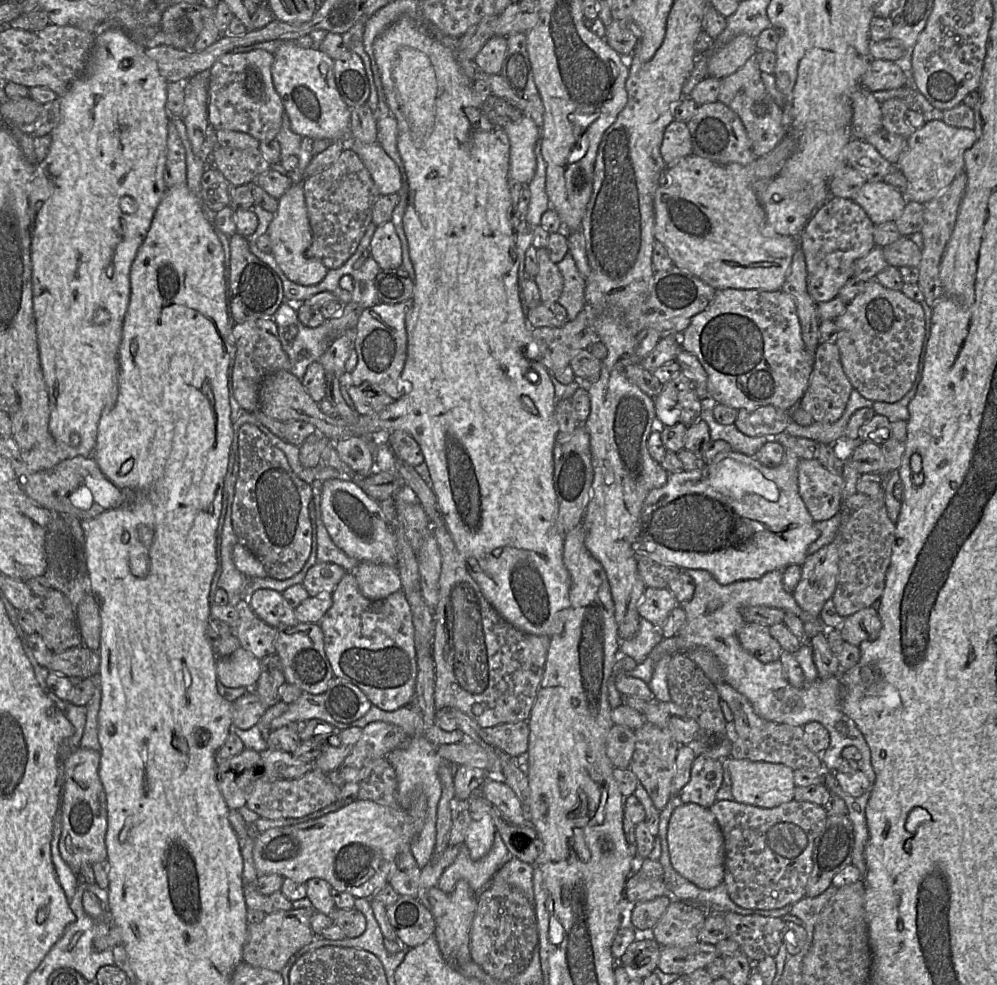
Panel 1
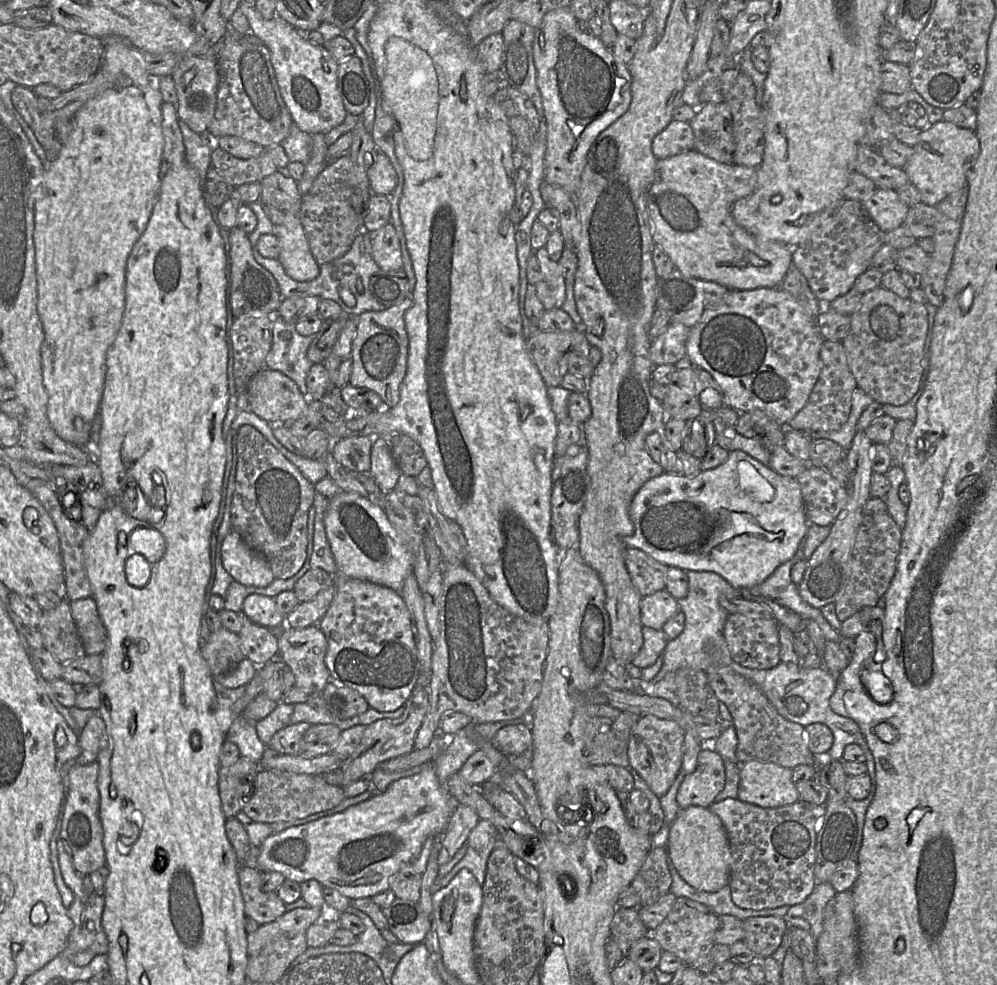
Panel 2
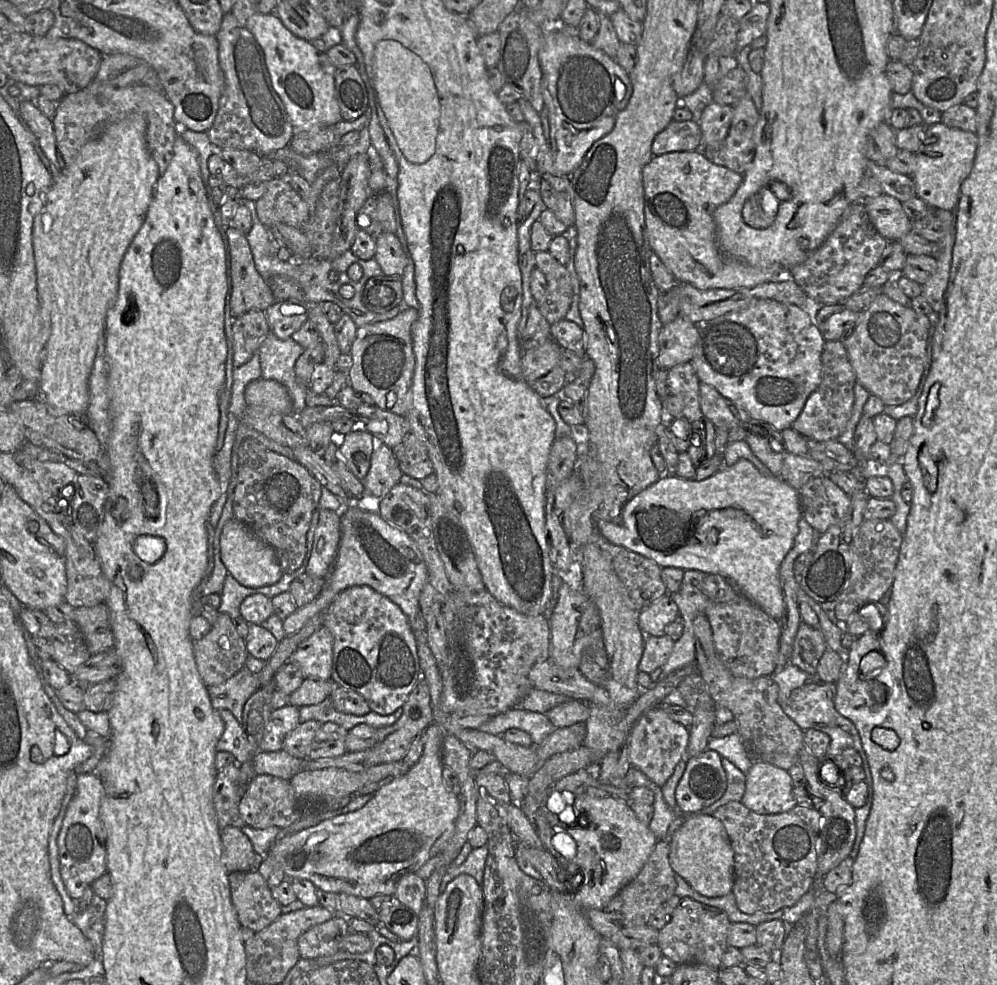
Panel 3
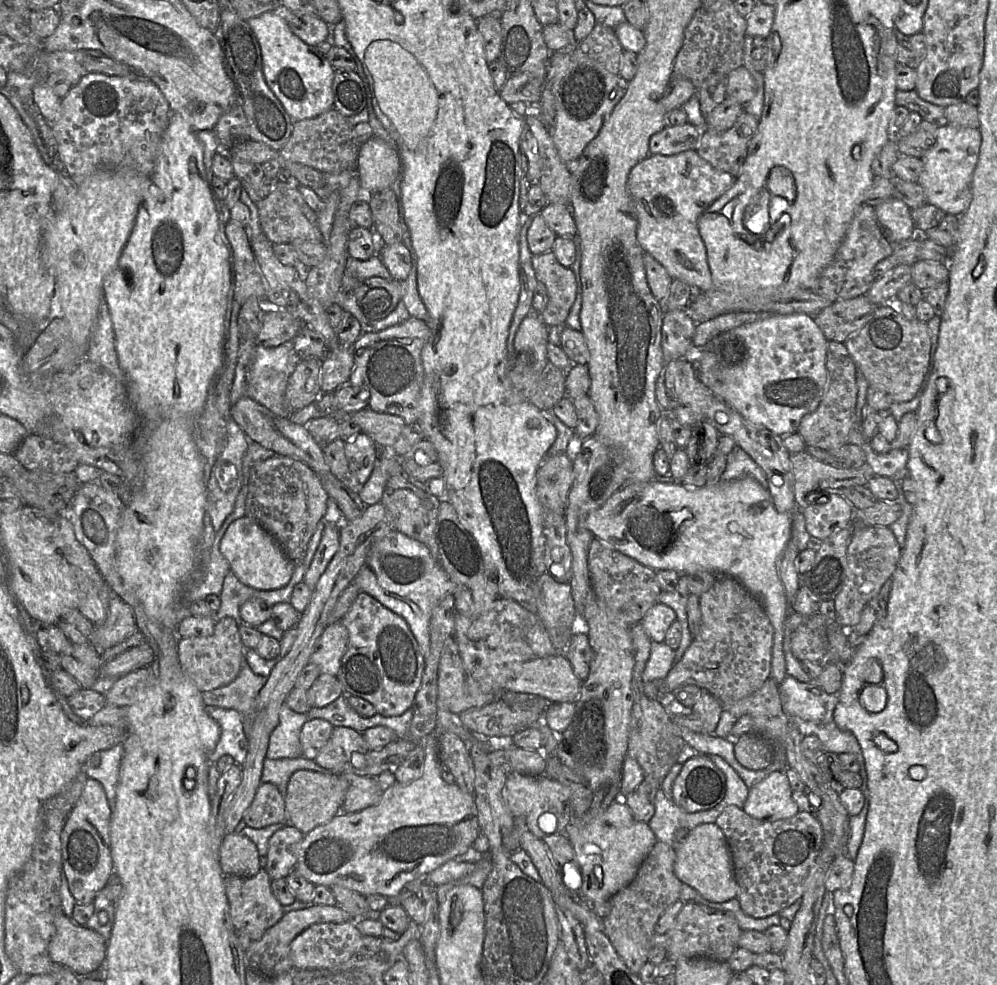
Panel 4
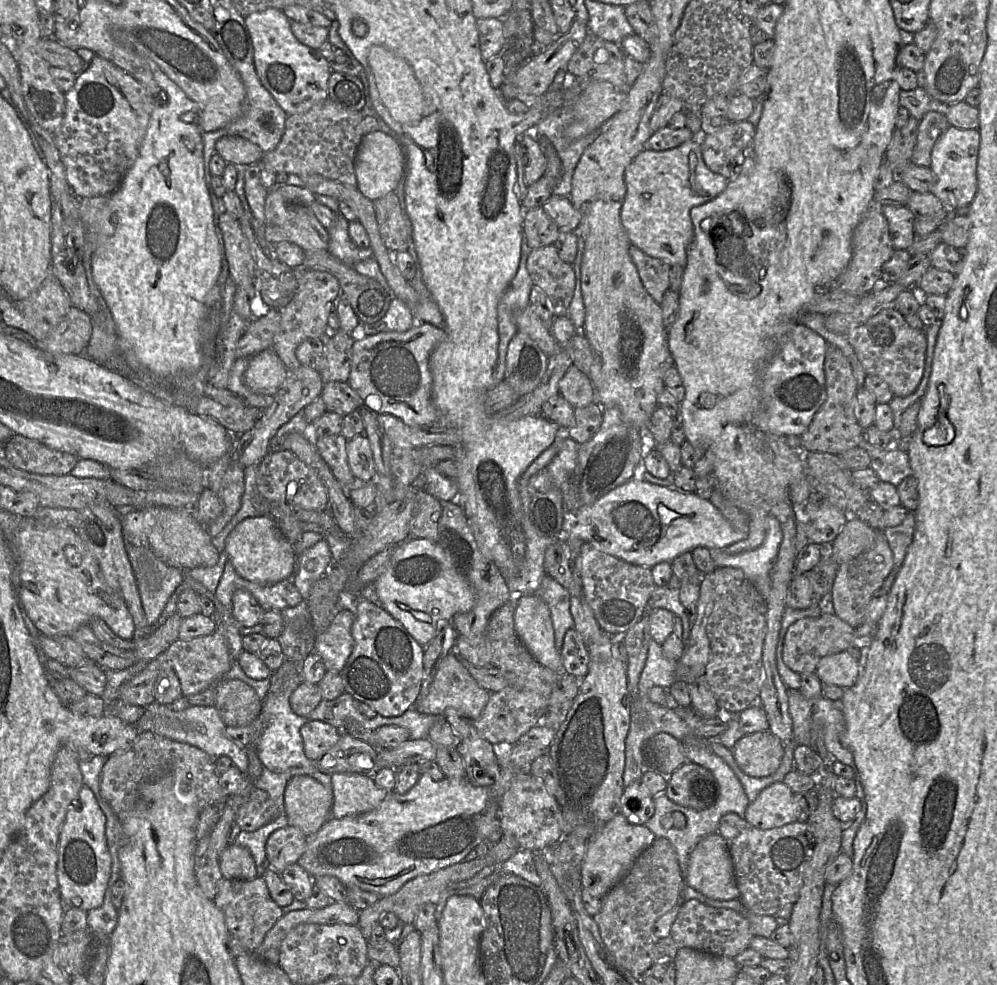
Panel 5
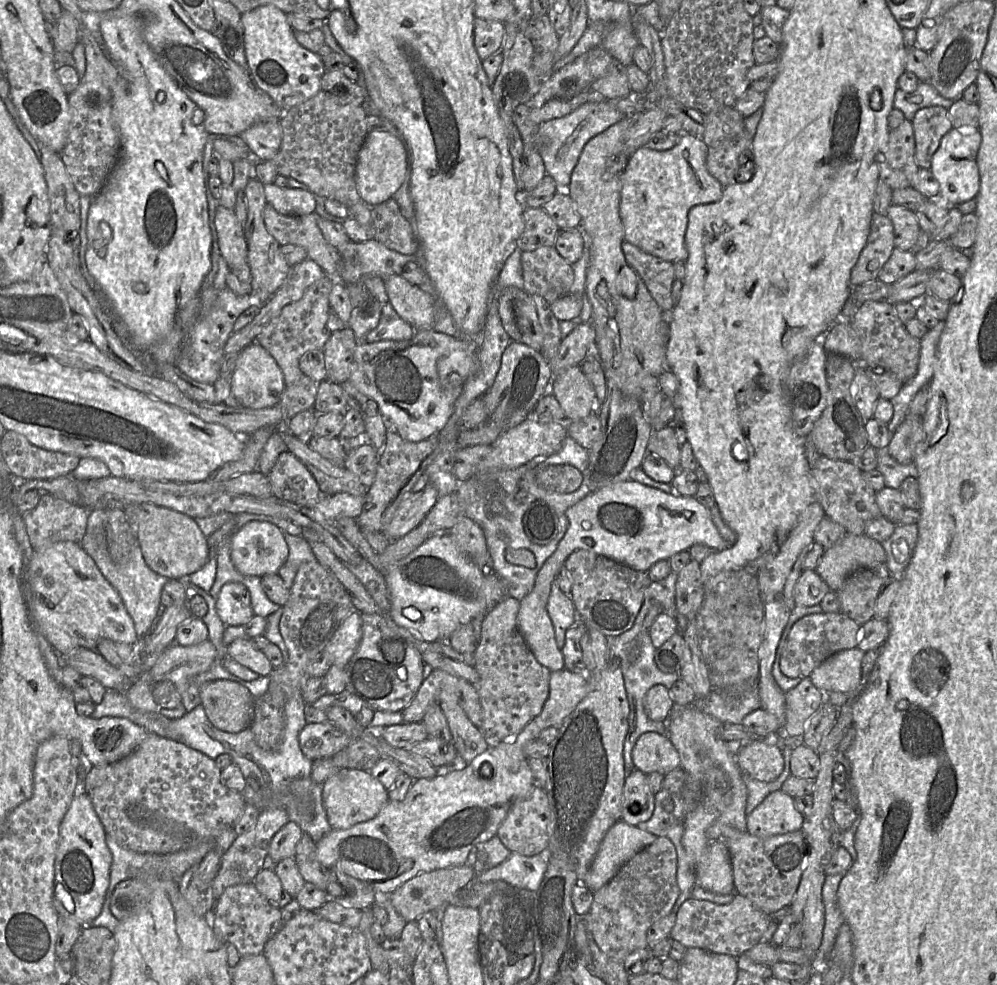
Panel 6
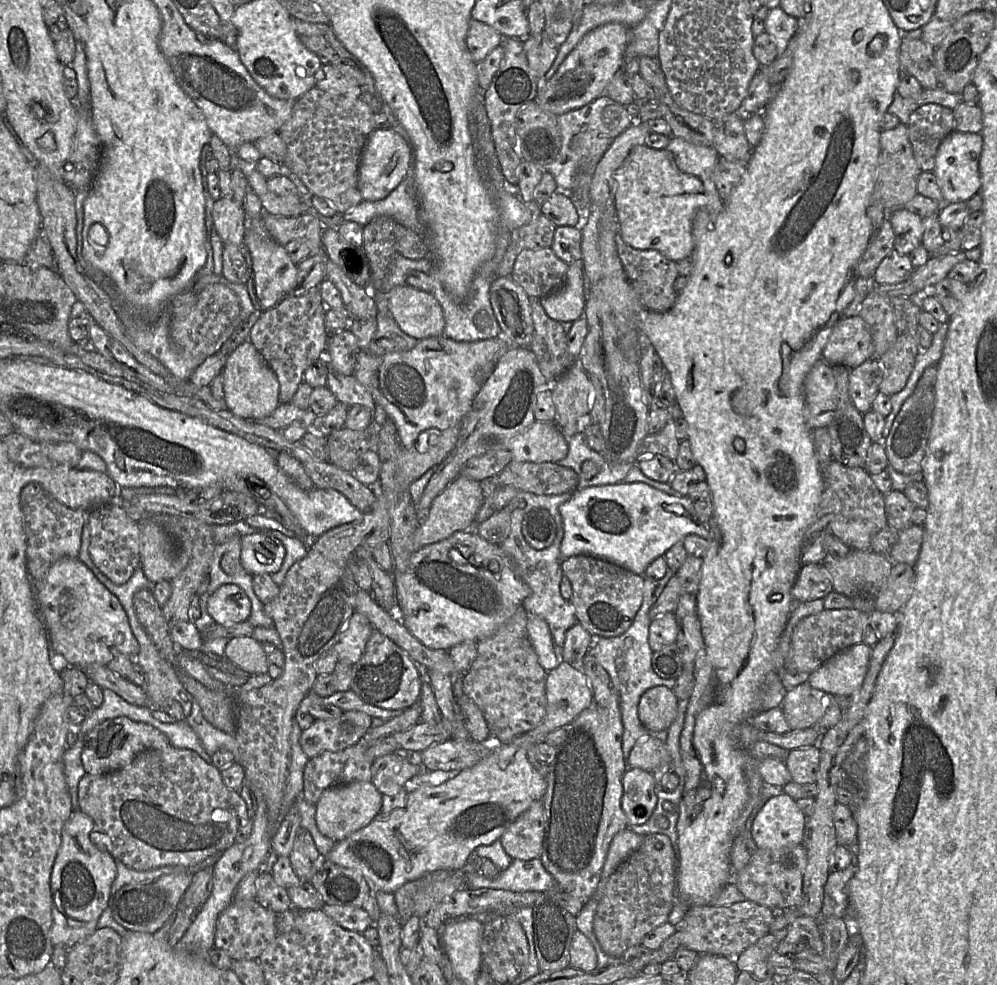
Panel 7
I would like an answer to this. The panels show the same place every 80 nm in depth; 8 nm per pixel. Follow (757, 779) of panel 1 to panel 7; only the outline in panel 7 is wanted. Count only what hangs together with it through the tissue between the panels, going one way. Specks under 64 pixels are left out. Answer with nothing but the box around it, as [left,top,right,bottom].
[752,793,807,849]

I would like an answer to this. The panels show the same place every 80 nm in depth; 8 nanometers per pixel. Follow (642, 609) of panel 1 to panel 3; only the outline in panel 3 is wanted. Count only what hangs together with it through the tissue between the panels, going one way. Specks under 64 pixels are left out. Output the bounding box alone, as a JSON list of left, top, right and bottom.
[639,592,680,636]

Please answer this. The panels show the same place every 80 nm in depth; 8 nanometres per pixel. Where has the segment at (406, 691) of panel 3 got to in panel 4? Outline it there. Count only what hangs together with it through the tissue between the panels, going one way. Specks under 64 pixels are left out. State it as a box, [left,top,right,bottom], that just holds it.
[337,591,425,717]

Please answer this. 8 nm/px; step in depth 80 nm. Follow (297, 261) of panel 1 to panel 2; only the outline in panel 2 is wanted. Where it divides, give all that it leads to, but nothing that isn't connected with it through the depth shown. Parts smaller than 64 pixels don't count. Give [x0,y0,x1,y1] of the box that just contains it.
[273,213,320,282]

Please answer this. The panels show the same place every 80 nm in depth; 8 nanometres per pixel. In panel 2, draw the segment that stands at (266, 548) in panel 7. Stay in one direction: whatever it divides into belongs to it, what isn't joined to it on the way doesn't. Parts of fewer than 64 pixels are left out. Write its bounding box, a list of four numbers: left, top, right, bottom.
[221,531,275,588]

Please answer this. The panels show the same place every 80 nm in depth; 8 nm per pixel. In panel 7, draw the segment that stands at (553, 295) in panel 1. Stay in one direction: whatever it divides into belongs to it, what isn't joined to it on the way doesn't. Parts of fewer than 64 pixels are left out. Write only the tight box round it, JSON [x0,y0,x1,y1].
[510,247,568,298]

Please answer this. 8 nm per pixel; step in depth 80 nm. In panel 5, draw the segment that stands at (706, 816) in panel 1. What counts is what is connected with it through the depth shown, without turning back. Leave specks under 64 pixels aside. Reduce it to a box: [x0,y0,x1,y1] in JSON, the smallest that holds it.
[684,832,740,899]

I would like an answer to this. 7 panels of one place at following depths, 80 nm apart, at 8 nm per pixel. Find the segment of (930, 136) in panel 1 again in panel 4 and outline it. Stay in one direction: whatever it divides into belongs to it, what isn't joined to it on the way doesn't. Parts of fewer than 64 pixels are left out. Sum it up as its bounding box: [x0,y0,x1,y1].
[917,123,981,216]

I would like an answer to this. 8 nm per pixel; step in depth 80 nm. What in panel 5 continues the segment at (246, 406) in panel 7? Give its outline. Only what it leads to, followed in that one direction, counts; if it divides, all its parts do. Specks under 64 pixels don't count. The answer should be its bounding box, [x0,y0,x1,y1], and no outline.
[244,348,289,396]

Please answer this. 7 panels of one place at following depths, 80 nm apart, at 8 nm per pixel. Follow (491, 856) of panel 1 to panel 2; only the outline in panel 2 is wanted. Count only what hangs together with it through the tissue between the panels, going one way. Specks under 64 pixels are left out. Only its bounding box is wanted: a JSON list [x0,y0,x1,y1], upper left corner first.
[436,836,496,891]

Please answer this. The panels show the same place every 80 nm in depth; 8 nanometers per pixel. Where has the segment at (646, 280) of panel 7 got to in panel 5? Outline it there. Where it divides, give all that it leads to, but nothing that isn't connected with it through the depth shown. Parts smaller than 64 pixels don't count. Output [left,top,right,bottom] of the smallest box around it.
[628,245,671,304]

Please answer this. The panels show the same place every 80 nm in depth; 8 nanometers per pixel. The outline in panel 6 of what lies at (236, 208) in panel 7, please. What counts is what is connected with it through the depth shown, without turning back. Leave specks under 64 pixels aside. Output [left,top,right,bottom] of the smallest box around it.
[214,205,248,269]

